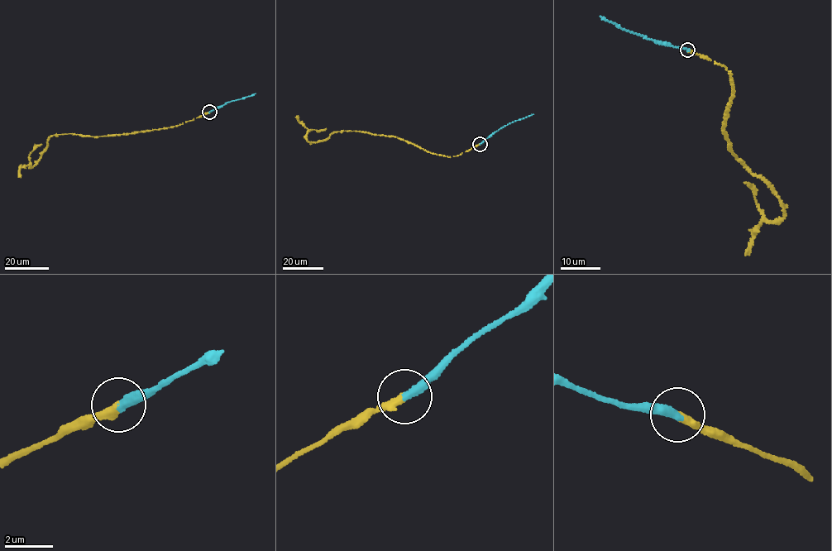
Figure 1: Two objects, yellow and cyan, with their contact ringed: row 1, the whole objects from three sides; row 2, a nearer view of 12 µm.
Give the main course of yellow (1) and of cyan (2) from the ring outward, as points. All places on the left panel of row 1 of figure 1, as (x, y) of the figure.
1: (208, 112), (158, 129), (95, 136), (74, 133), (50, 136), (40, 157), (31, 167), (30, 153), (41, 144)
2: (208, 112), (255, 93)

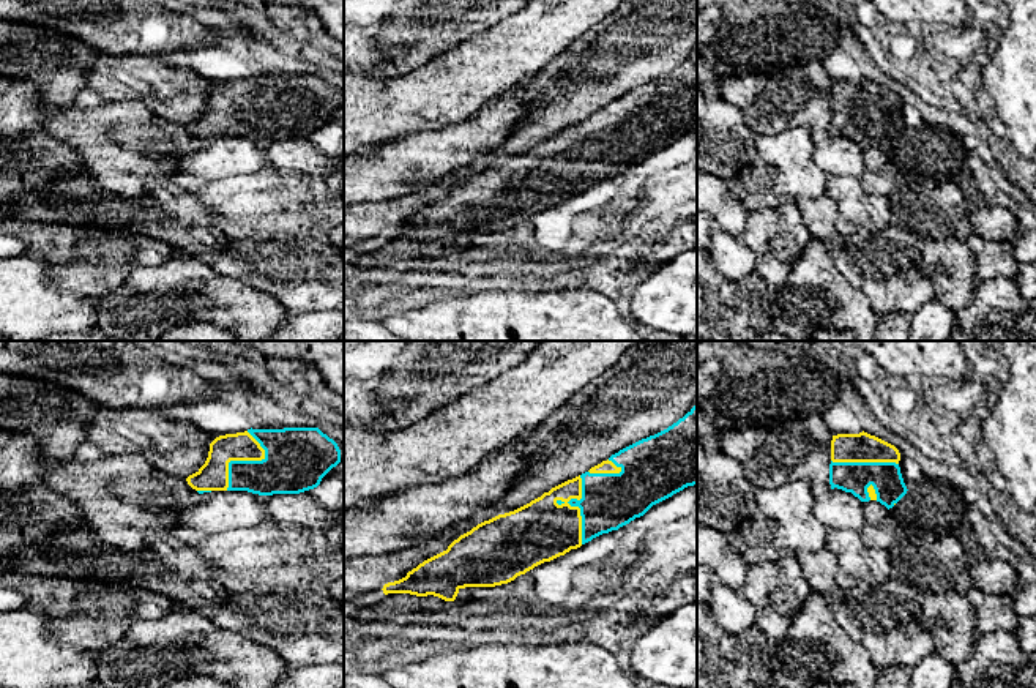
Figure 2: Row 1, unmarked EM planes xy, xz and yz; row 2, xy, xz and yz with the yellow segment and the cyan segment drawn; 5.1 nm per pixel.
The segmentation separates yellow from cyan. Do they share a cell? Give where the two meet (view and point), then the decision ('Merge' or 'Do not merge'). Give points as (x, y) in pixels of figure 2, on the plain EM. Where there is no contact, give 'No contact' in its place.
Touches yellow at xz (574, 153). Merge

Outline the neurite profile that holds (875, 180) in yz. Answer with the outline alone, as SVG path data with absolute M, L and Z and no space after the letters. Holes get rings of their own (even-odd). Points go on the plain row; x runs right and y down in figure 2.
M877 147L861 148L864 174L859 178L869 194L886 196L896 180L896 164Z

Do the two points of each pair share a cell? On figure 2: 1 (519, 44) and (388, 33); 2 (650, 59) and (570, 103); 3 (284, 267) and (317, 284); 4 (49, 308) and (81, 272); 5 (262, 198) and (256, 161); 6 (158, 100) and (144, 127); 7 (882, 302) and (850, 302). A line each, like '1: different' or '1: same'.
1: different
2: same
3: same
4: different
5: different
6: different
7: different

